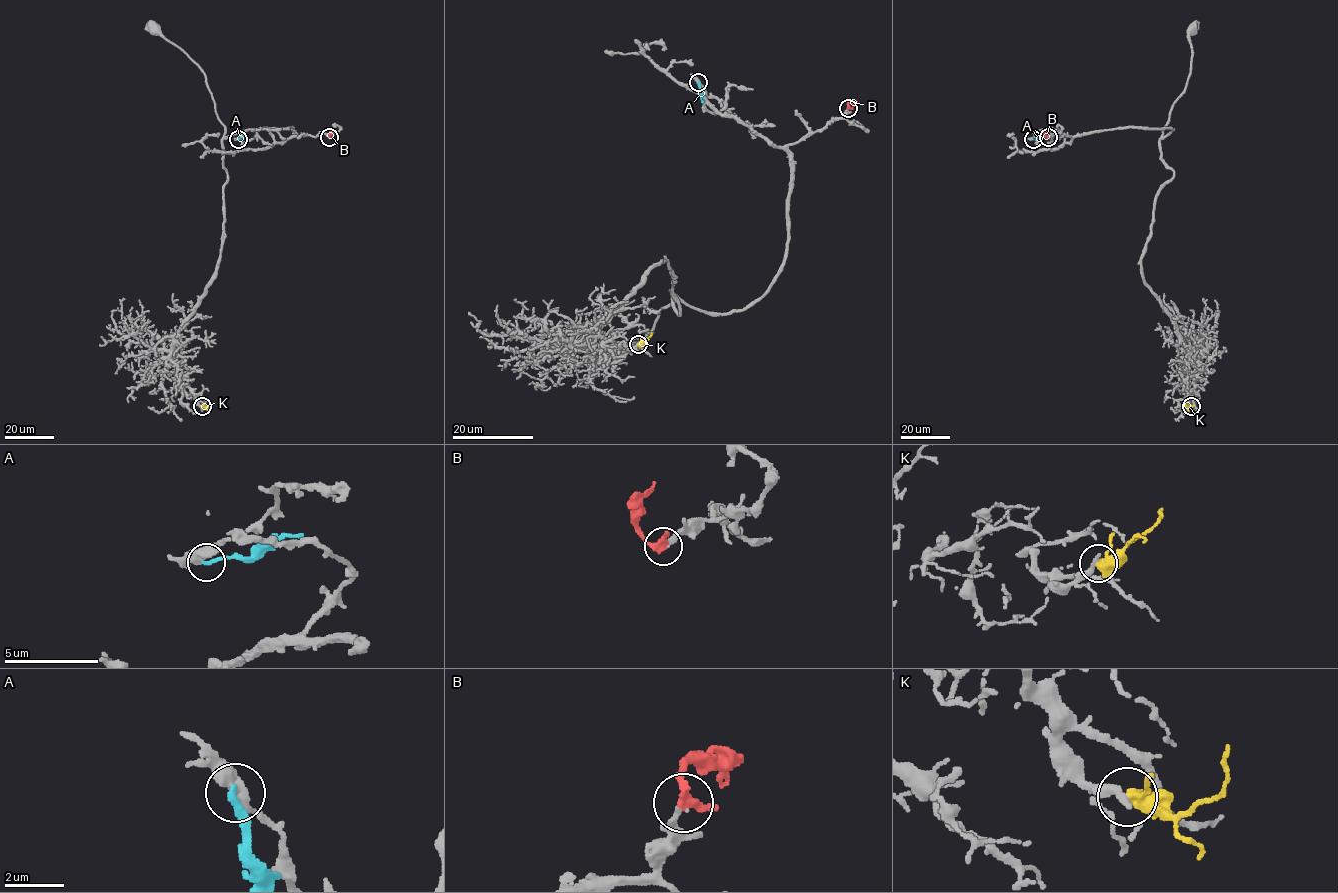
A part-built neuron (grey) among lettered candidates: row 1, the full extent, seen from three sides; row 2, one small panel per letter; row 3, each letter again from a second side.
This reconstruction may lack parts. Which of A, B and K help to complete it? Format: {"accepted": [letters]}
{"accepted": ["B"]}

